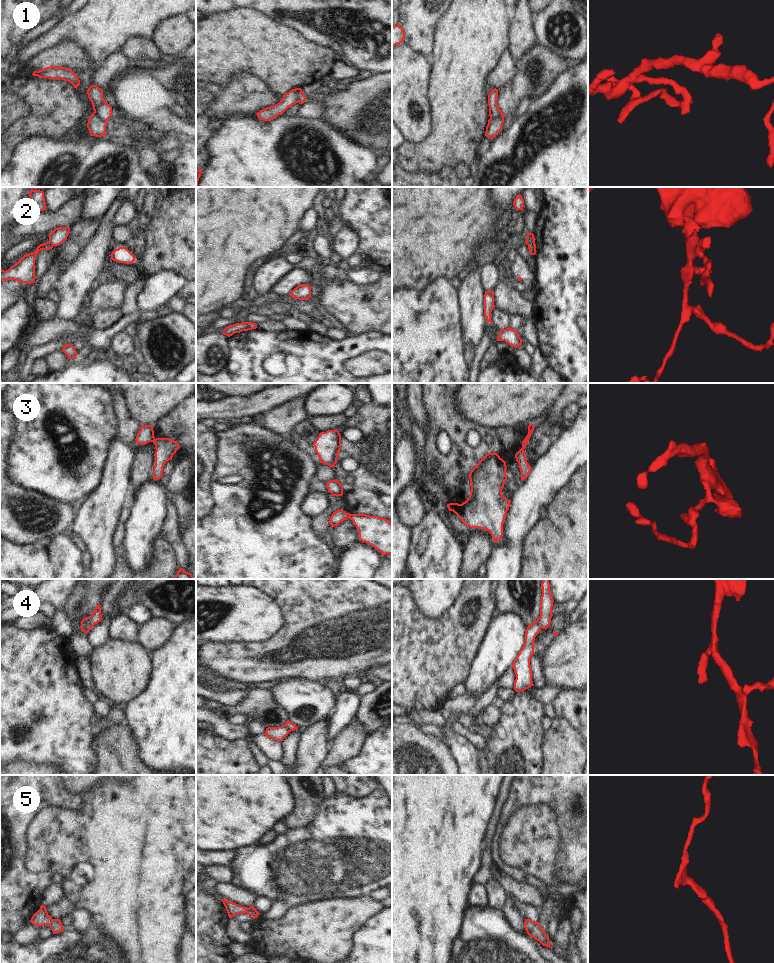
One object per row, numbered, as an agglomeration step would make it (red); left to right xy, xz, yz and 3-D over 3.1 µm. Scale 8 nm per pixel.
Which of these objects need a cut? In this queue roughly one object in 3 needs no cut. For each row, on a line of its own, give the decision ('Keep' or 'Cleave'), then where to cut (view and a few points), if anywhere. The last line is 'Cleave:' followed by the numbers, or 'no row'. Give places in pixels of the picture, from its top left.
1: Cleave. Split along xy (94, 111), (106, 121)
2: Cleave. Split along xz (245, 322), (250, 329)
3: Cleave. Split along xz (350, 514), (348, 517)
4: Cleave. Split along xy (89, 617), (88, 623), (81, 630)
5: Keep. No split
Cleave: 1, 2, 3, 4

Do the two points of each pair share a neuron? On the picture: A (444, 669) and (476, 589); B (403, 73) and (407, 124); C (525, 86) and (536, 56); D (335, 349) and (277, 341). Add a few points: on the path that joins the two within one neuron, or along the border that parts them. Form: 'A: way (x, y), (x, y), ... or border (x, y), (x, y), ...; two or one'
A: way (444, 649), (458, 633), (458, 615), (461, 609); one
B: way (403, 86), (403, 101), (406, 105), (406, 111); one
C: way (530, 79), (536, 70), (536, 63); one
D: way (321, 349), (301, 349), (291, 344); one

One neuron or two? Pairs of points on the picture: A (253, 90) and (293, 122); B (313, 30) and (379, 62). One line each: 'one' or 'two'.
A: two
B: one

